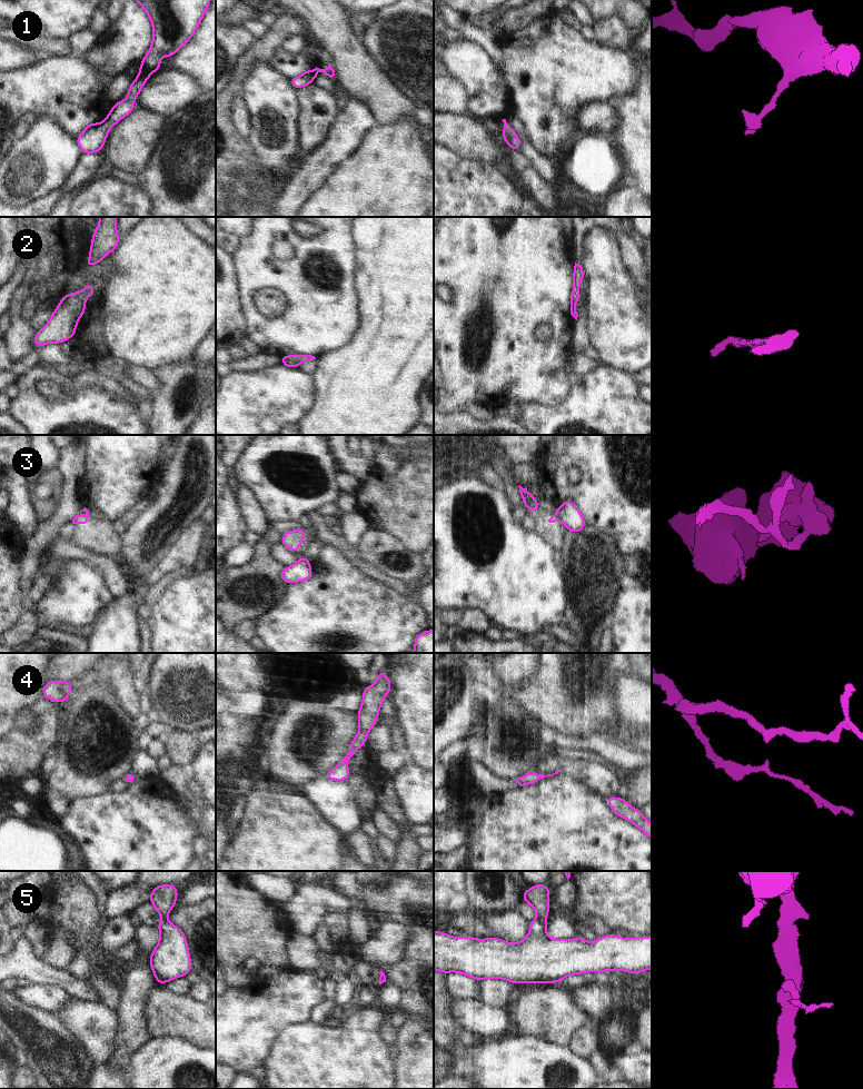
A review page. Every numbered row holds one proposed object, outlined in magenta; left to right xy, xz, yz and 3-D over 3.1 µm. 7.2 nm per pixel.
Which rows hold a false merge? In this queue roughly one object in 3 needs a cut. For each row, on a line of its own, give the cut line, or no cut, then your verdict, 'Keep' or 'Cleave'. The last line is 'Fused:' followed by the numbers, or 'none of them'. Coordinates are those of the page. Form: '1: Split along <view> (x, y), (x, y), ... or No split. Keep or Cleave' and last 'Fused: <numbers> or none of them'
1: No split. Keep
2: No split. Keep
3: Split along yz (555, 512), (558, 517). Cleave
4: No split. Keep
5: Split along yz (537, 917), (545, 919). Cleave
Fused: 3, 5.

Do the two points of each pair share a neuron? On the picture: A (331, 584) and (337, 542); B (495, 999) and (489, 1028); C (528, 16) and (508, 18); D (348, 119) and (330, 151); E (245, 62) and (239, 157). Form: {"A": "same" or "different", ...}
{"A": "different", "B": "different", "C": "same", "D": "same", "E": "same"}

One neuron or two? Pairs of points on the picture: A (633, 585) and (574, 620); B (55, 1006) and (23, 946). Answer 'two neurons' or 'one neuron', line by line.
A: two neurons
B: two neurons

